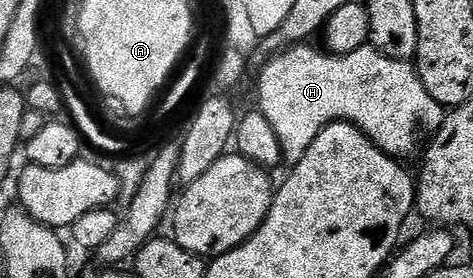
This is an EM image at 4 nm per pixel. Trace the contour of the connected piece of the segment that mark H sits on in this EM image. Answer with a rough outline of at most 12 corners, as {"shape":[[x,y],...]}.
{"shape":[[296,46],[259,76],[283,160],[336,122],[407,158],[445,109],[414,63]]}

